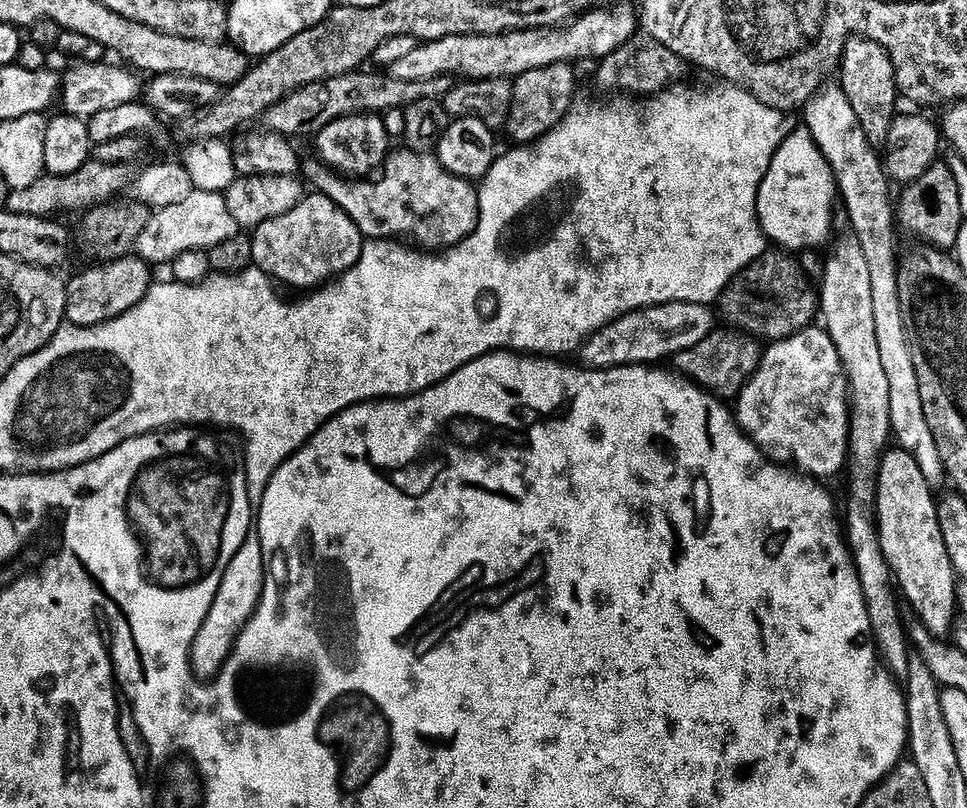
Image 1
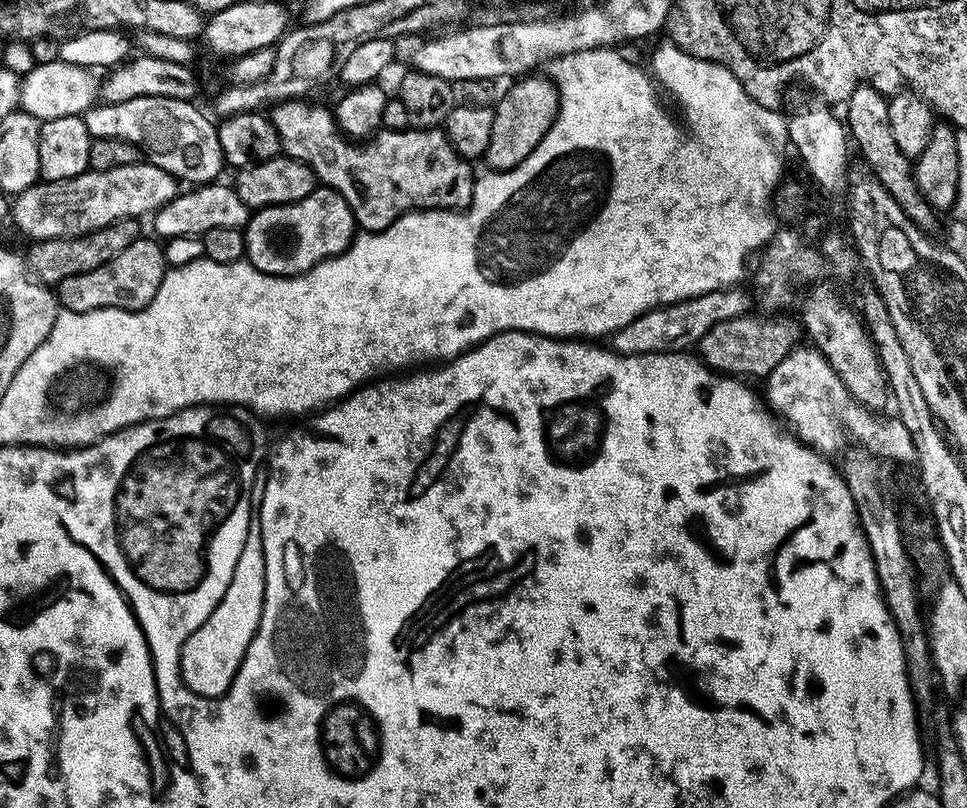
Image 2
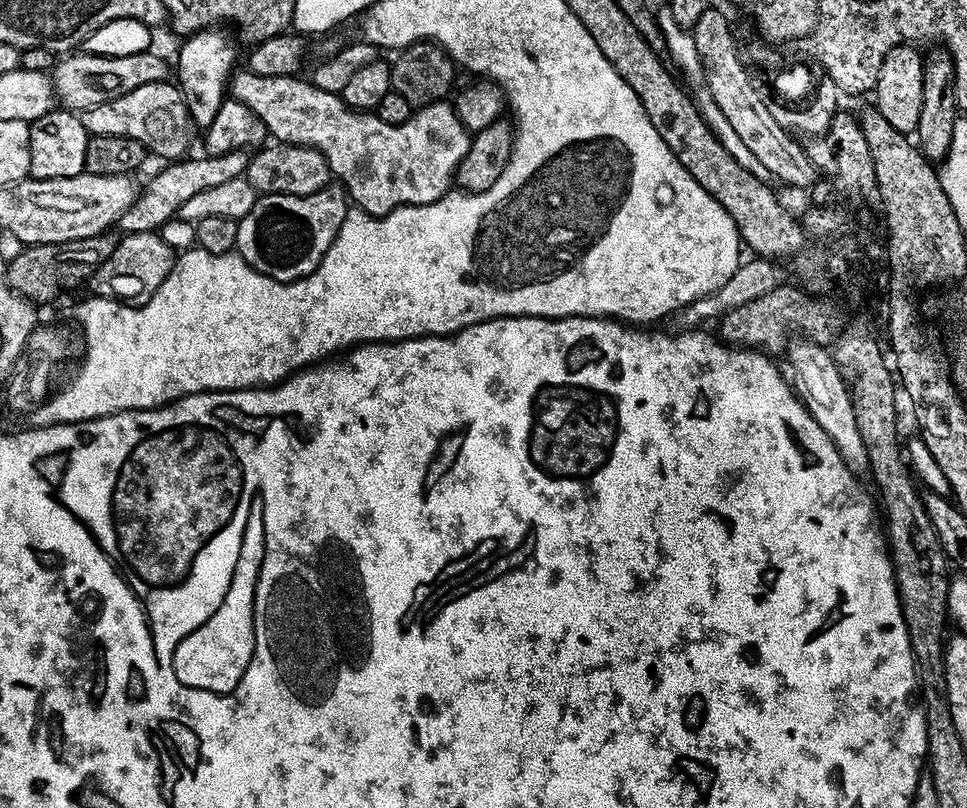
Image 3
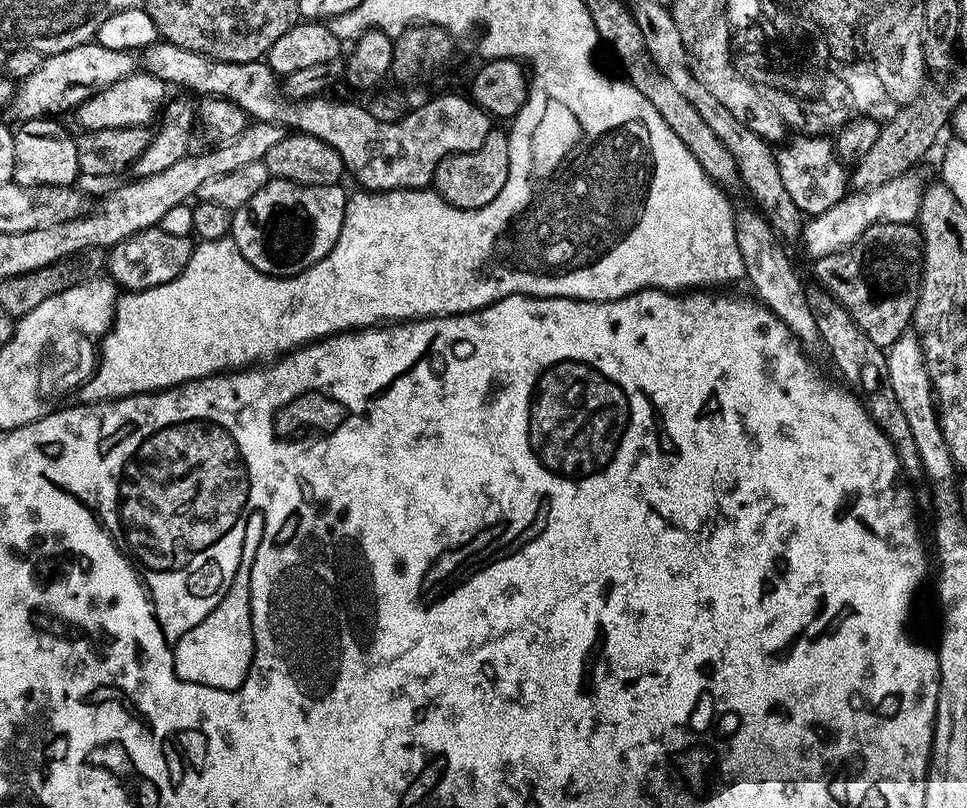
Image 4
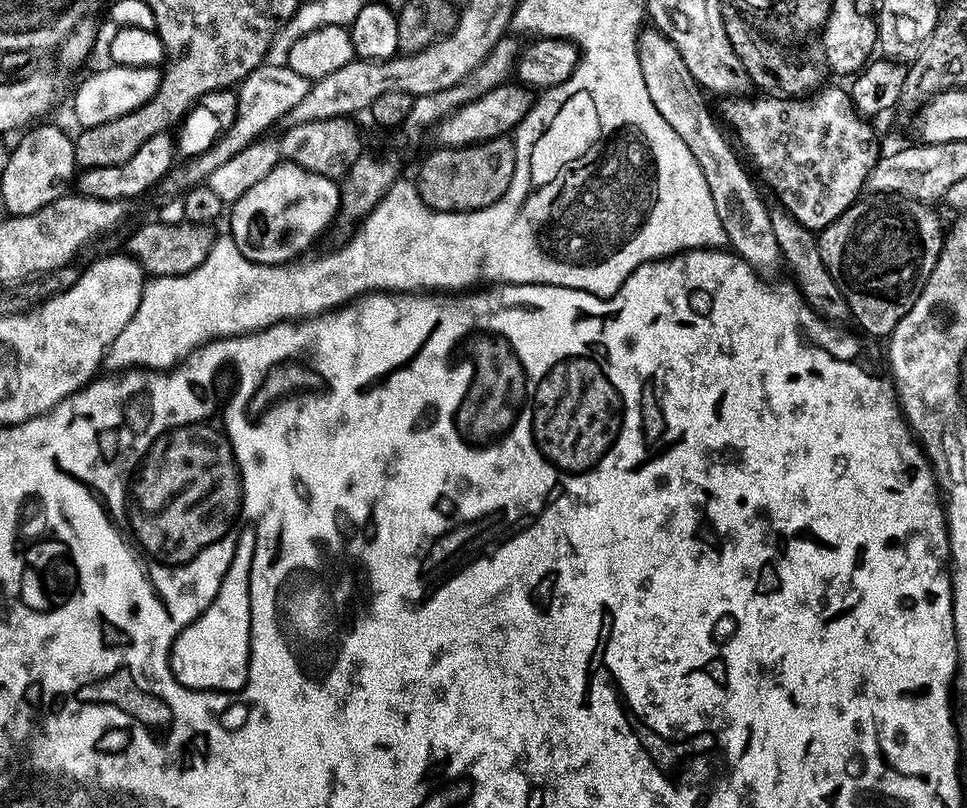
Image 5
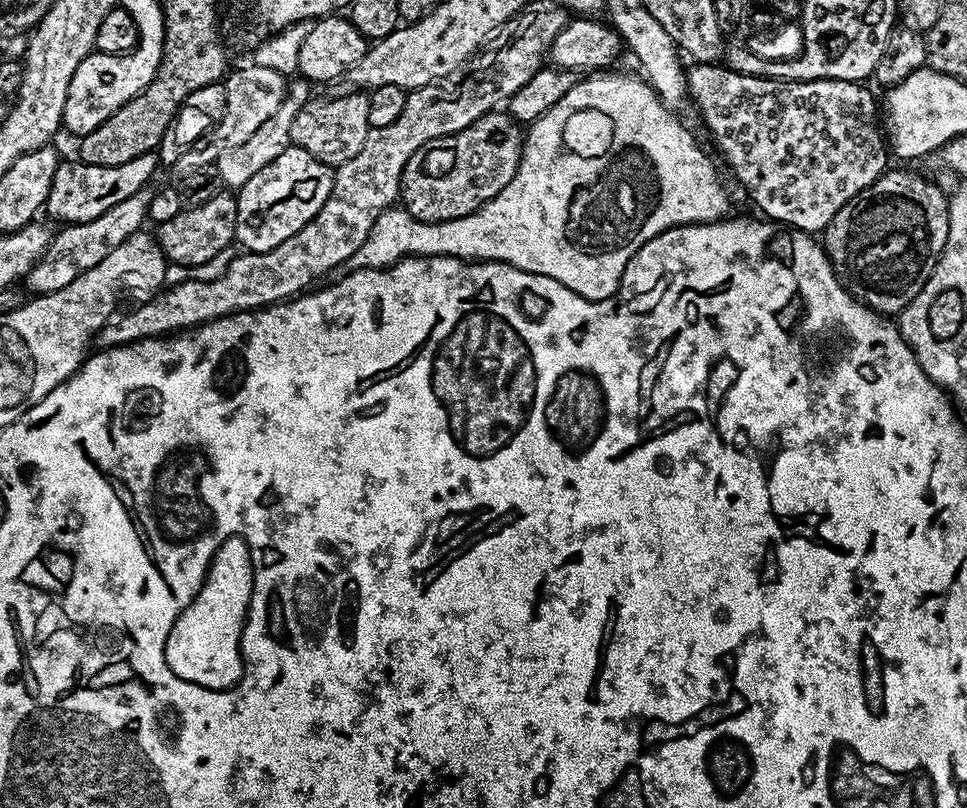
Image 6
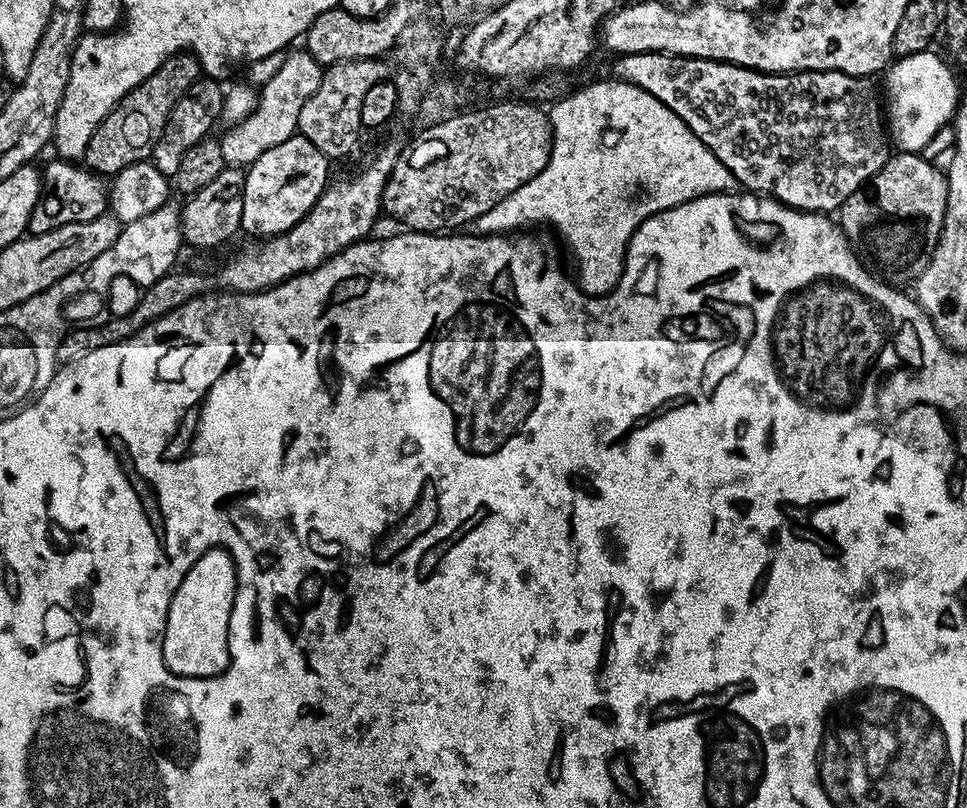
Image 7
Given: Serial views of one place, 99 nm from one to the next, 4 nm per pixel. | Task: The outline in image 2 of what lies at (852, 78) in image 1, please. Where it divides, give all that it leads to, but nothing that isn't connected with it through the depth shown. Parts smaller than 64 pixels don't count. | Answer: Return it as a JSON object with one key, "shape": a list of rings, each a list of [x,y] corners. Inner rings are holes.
{"shape":[[[861,83],[854,91],[848,95],[846,109],[847,134],[851,143],[860,147],[860,152],[864,155],[863,162],[869,172],[876,176],[878,182],[885,187],[896,200],[901,210],[908,215],[909,219],[920,229],[928,230],[935,222],[937,213],[924,200],[922,193],[916,185],[913,176],[913,161],[898,150],[898,142],[894,142],[894,133],[890,131],[890,119],[887,114],[888,100],[879,92],[874,90],[869,84]]]}

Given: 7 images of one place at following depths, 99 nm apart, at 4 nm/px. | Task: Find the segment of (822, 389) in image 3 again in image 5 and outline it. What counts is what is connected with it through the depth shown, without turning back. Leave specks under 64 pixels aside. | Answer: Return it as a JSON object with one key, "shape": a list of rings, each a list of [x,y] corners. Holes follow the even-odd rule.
{"shape":[[[646,28],[637,35],[637,50],[642,78],[650,93],[650,100],[657,107],[658,114],[665,118],[702,167],[714,208],[727,234],[729,247],[755,268],[761,277],[772,277],[776,270],[775,265],[781,263],[782,257],[778,242],[775,241],[774,230],[771,229],[771,209],[764,204],[757,186],[748,174],[749,169],[742,166],[741,157],[738,154],[736,156],[718,128],[719,121],[715,113],[712,114],[702,87],[688,71],[673,42],[657,29]]]}

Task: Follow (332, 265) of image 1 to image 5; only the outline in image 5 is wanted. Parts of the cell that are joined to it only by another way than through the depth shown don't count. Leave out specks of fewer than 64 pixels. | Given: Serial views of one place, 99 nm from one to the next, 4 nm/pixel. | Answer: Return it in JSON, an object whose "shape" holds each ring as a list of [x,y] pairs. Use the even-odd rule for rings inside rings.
{"shape":[[[281,162],[266,174],[266,178],[261,178],[255,186],[250,186],[242,198],[238,198],[236,203],[231,205],[232,229],[230,235],[232,241],[238,246],[238,250],[248,260],[256,264],[275,264],[277,266],[287,265],[295,261],[328,227],[332,224],[332,219],[337,219],[340,210],[341,185],[331,176],[314,174],[297,164]]]}

